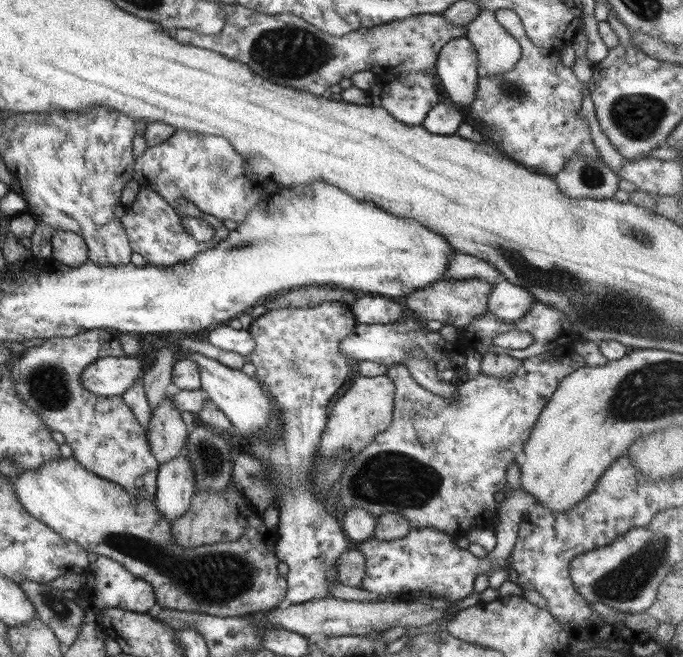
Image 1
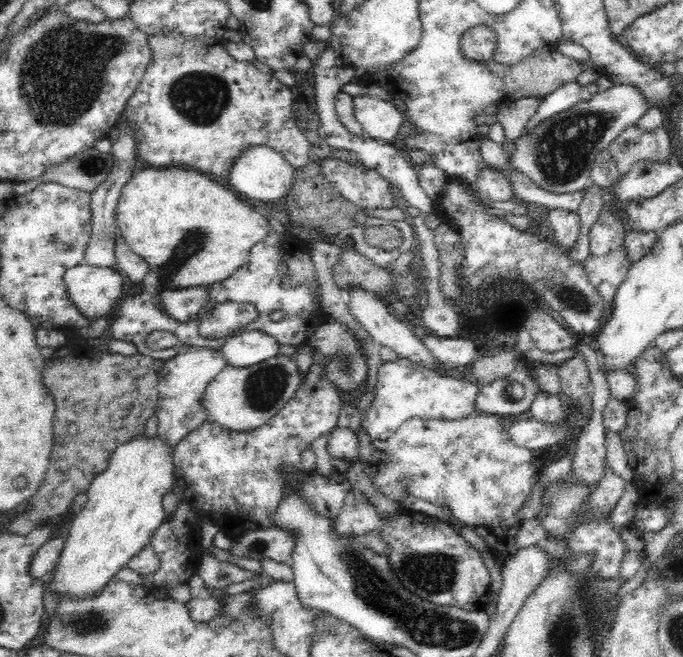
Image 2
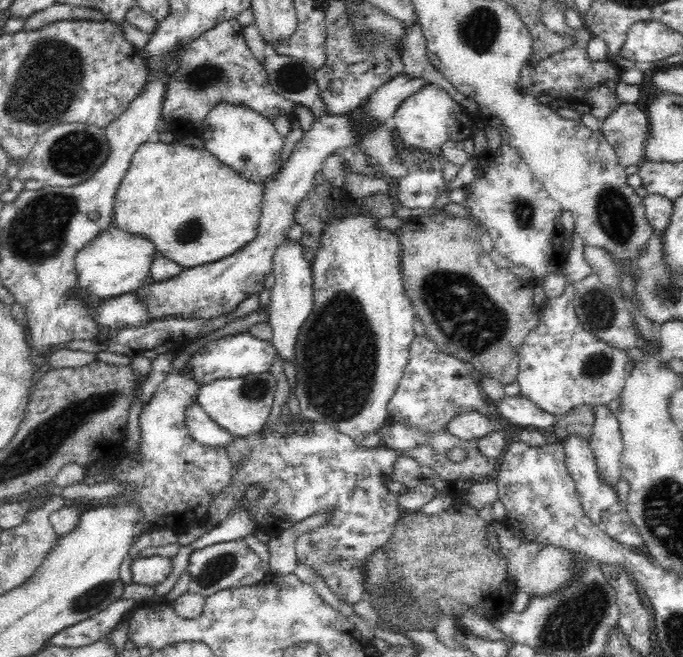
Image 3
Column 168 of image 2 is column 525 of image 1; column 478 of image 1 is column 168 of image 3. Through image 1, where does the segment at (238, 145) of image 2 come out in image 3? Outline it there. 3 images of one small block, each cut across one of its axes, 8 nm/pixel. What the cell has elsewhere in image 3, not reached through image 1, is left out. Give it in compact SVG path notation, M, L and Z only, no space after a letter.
M235 18L219 22L189 42L179 54L176 69L168 78L168 89L160 115L161 127L178 140L197 135L212 108L221 103L242 105L270 121L280 112L289 117L293 115L296 103L280 97L271 88L265 69L252 55L242 30L243 27Z

